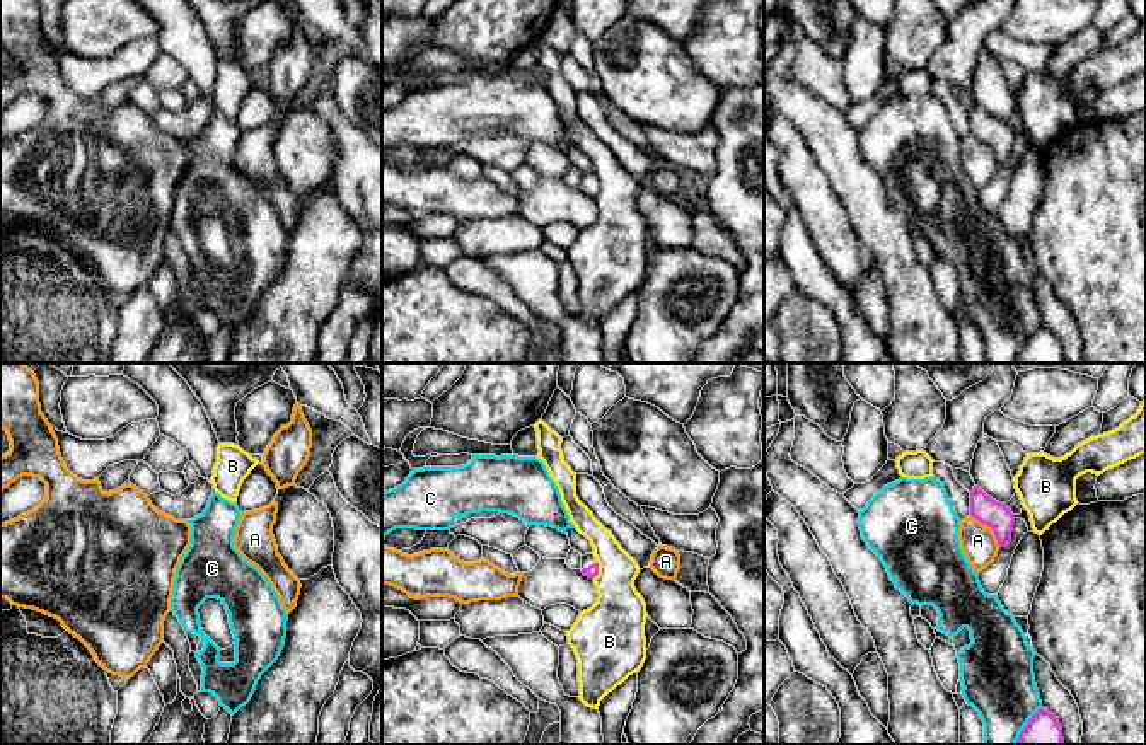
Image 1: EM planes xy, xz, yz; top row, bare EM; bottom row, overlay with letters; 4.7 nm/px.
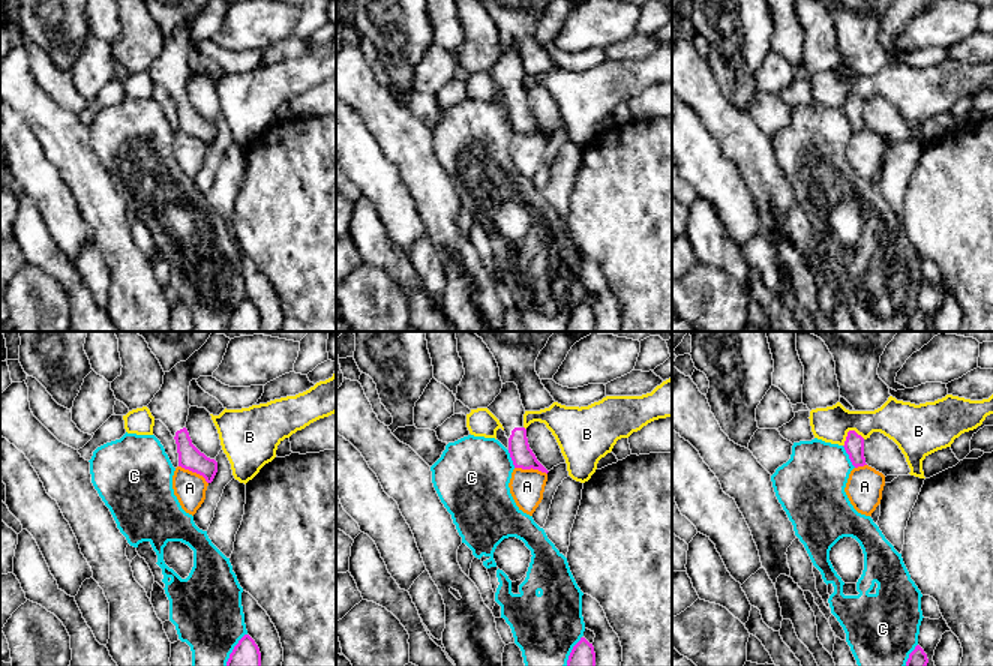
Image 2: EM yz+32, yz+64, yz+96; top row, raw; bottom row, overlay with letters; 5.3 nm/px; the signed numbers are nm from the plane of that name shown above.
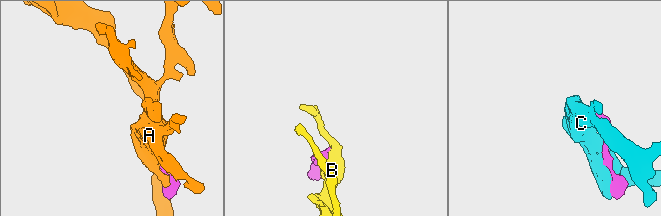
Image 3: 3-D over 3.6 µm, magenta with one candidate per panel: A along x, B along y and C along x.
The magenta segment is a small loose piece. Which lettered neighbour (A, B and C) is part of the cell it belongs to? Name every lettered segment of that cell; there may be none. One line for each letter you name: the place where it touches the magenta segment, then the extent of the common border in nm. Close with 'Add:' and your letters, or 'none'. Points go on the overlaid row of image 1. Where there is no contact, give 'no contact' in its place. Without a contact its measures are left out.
Add: none

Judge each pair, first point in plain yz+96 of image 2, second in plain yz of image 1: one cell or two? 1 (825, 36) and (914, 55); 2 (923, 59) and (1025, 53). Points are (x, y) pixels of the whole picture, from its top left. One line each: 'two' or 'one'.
1: one
2: one

